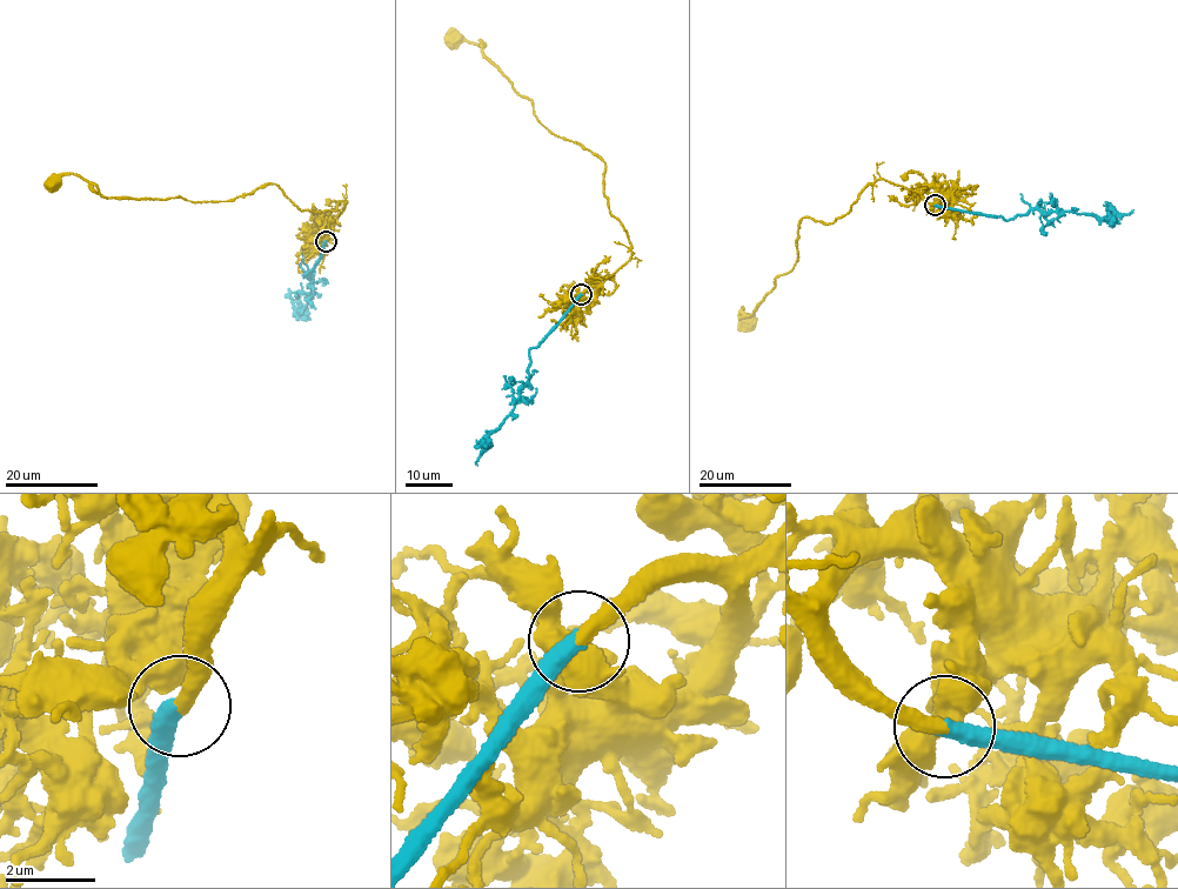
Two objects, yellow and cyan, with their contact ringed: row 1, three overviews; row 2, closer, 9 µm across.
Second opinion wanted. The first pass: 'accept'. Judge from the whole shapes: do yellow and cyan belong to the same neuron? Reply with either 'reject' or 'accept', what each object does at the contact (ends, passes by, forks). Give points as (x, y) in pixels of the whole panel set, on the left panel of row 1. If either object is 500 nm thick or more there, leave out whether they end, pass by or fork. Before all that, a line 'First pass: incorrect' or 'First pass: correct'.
First pass: correct
accept; yellow passes by; cyan ends there

